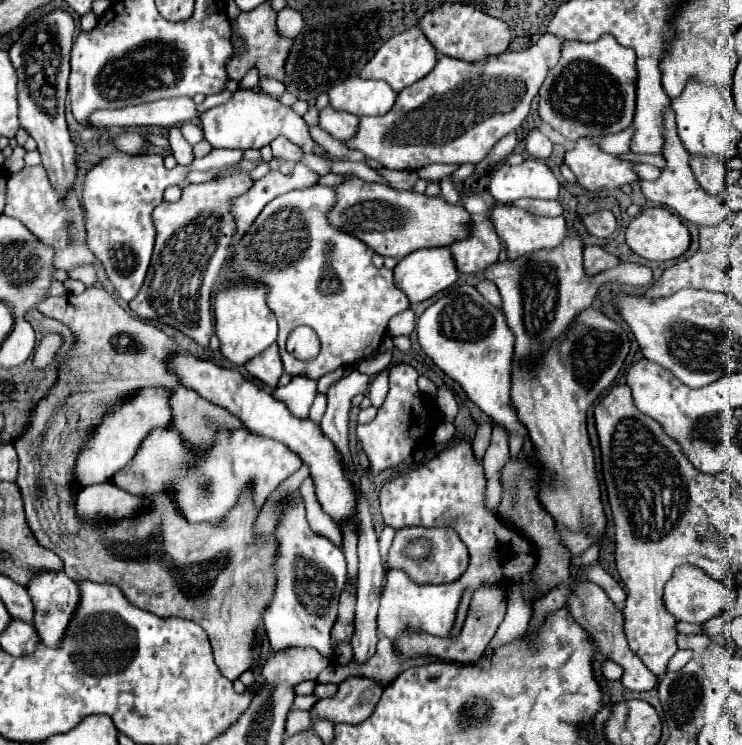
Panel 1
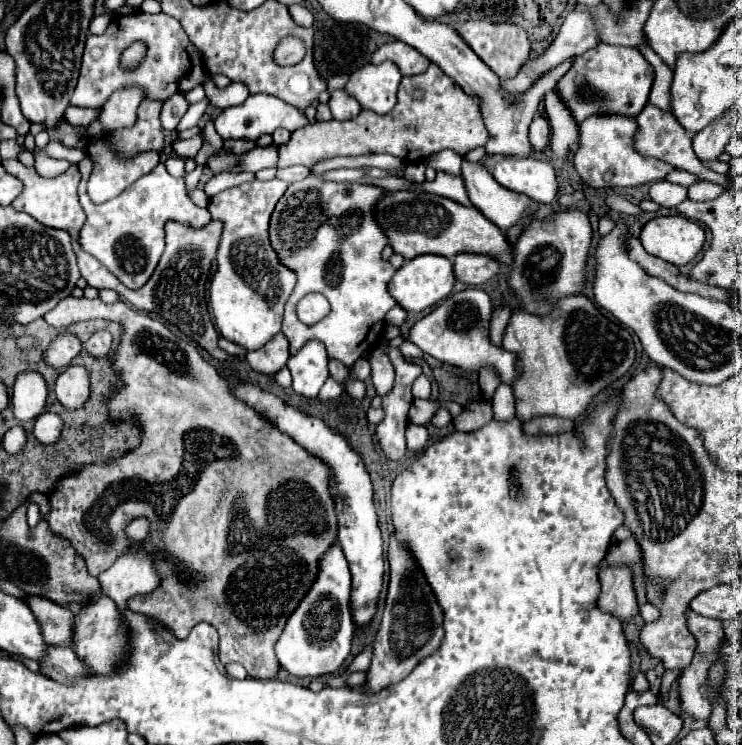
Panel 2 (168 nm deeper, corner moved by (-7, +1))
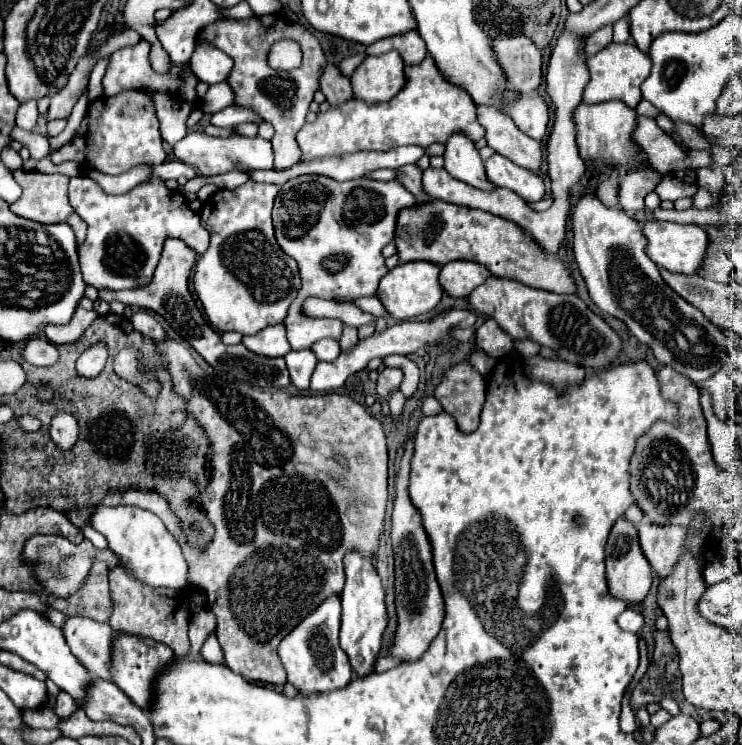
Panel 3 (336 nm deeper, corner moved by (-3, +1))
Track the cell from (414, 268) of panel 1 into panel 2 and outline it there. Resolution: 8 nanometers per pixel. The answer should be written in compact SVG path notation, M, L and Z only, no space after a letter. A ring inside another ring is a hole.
M420 254L418 258L412 258L404 262L400 270L396 270L394 278L388 284L388 292L398 300L398 304L408 312L422 312L426 308L432 308L436 302L444 300L452 288L454 288L454 272L452 262L446 256L438 254Z

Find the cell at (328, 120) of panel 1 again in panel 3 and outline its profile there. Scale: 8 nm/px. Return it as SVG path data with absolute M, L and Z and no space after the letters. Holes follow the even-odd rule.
M326 64L322 74L320 74L320 90L324 92L324 96L328 98L328 102L332 106L344 104L346 100L352 98L352 84L350 78L344 76L340 72L338 66L334 64Z

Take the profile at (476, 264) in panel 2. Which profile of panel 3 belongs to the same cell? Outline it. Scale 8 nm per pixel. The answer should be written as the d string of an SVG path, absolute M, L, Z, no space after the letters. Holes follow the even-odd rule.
M454 260L440 268L440 284L452 298L466 298L488 276L490 272L486 266L468 260Z

